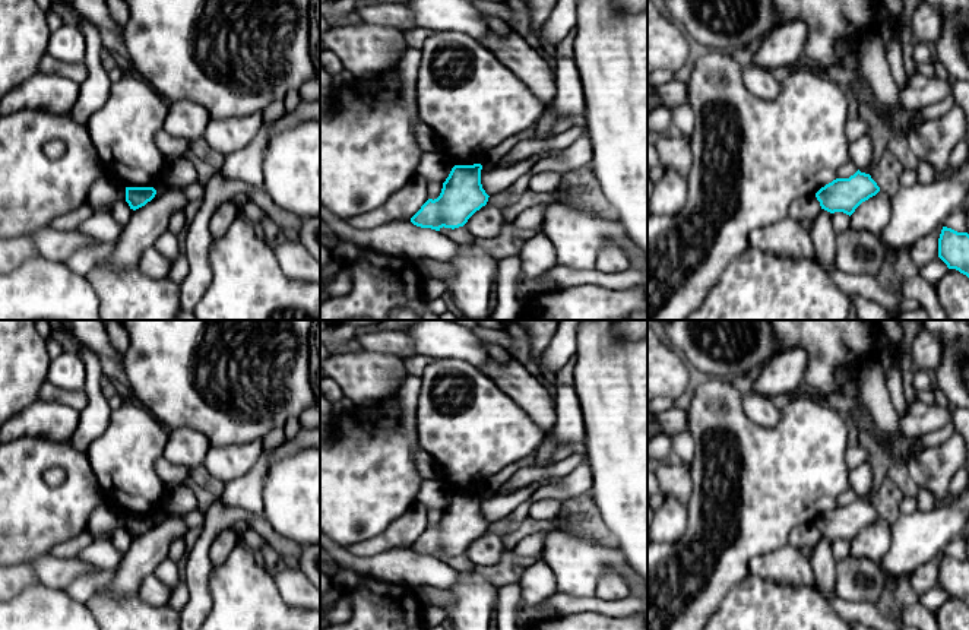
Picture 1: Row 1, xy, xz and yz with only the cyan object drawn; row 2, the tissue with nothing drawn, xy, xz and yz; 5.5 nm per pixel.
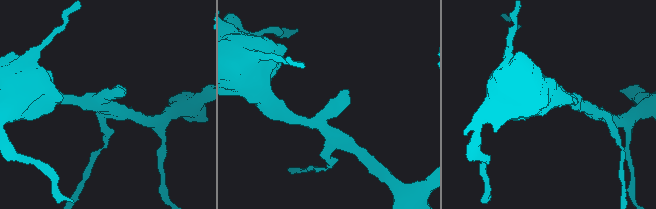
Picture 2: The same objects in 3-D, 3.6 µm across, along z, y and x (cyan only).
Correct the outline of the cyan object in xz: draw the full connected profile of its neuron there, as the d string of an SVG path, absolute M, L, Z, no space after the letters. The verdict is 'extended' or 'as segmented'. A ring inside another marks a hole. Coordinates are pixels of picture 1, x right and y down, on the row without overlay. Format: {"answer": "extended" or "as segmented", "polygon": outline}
{"answer": "as segmented", "polygon": "M481 491L455 493L443 510L441 520L437 526L428 526L421 536L411 545L411 550L421 555L440 558L444 555L463 554L468 547L488 529L488 522L481 512Z"}

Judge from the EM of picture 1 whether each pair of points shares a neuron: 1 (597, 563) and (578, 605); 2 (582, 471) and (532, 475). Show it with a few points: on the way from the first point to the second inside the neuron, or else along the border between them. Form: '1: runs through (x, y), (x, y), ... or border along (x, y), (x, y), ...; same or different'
1: border along (557, 591), (576, 597), (594, 597); different
2: border along (583, 461), (561, 478); different

